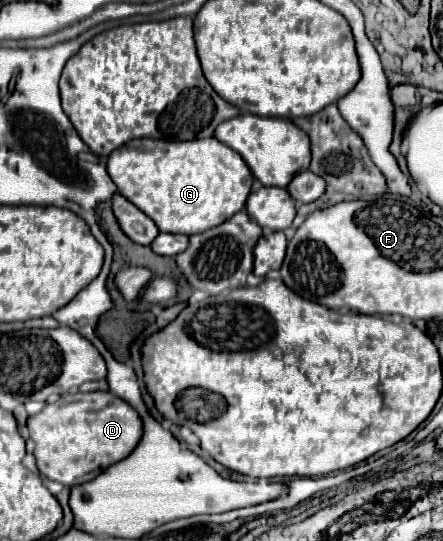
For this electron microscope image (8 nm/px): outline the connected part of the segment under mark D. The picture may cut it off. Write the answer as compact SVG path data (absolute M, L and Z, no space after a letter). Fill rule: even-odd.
M110 391L64 395L28 419L30 437L36 443L34 457L40 473L66 487L82 485L98 477L108 465L126 459L142 439L140 413Z

